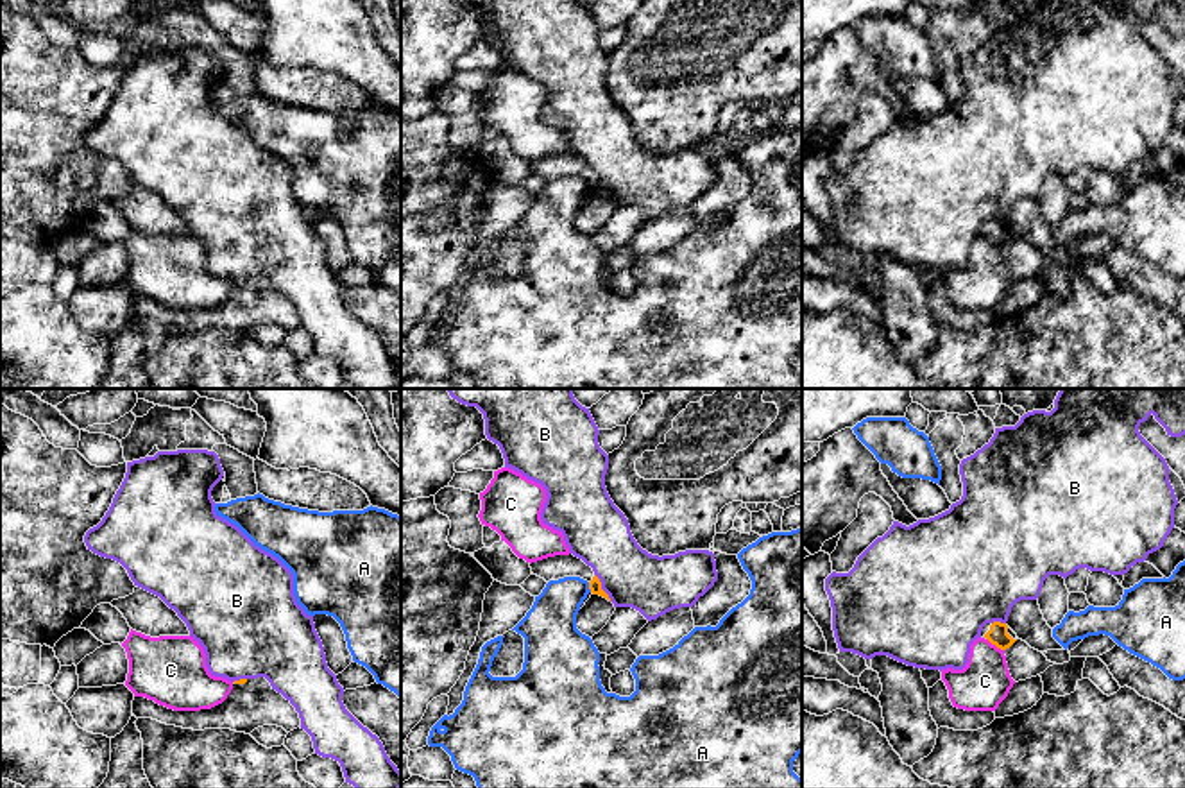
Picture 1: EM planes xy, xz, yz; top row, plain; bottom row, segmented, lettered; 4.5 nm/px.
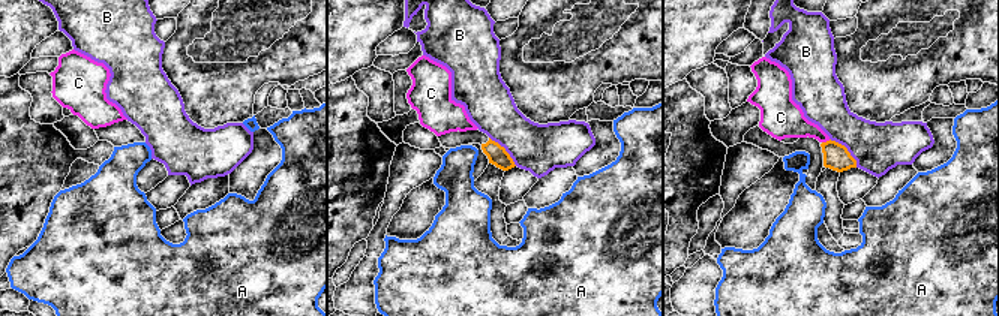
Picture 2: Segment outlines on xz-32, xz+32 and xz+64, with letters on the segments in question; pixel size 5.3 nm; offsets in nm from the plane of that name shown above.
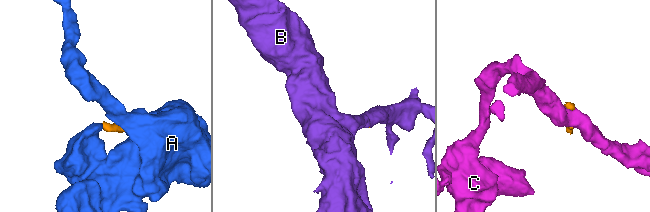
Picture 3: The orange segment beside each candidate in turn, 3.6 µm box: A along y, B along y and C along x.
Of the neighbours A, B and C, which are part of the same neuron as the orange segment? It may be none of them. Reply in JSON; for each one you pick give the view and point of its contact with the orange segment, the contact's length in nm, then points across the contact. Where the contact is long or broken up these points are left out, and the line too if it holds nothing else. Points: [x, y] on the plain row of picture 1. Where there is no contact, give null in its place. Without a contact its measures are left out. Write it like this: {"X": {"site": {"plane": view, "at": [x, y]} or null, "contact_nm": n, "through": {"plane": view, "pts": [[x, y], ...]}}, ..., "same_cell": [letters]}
{"same_cell": []}

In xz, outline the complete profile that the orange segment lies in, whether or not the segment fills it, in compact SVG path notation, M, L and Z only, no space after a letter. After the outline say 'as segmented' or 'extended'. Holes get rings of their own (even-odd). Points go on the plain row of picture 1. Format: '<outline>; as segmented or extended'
M573 152L548 156L532 161L530 167L533 174L544 177L546 181L558 179L564 176L580 176L589 181L589 188L592 193L600 193L610 201L609 193L601 188L601 181L594 174L592 167L587 165L582 158L575 156Z; extended

